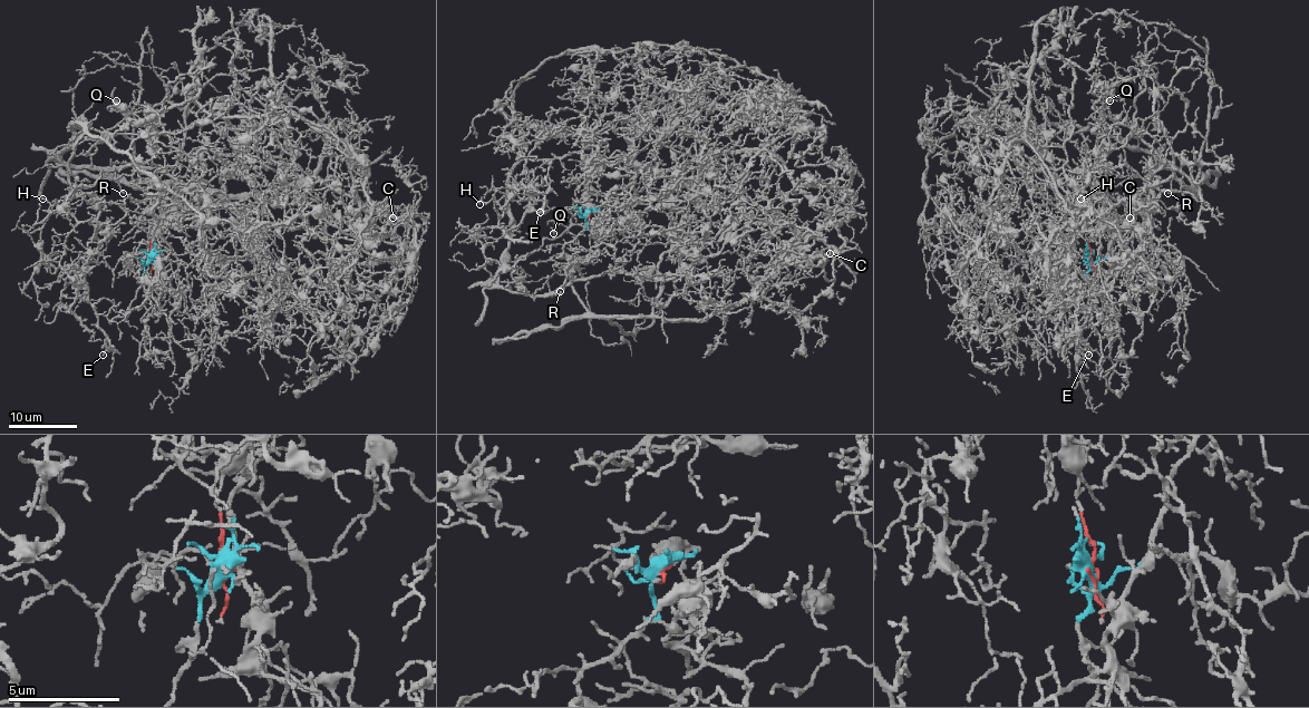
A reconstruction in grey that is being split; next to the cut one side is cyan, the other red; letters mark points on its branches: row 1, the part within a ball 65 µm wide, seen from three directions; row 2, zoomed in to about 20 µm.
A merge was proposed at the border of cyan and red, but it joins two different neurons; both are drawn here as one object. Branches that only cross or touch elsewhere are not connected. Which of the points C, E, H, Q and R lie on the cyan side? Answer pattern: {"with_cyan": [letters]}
{"with_cyan": ["E", "H", "Q", "R"]}

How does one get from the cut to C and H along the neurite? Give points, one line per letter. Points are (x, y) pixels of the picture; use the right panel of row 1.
C: (1091, 258), (1077, 207), (1087, 168), (1124, 165), (1195, 192), (1154, 182), (1131, 219)
H: (1091, 258), (1108, 254), (1153, 172), (1172, 166), (1099, 137), (1108, 191), (1064, 197), (1080, 200)

